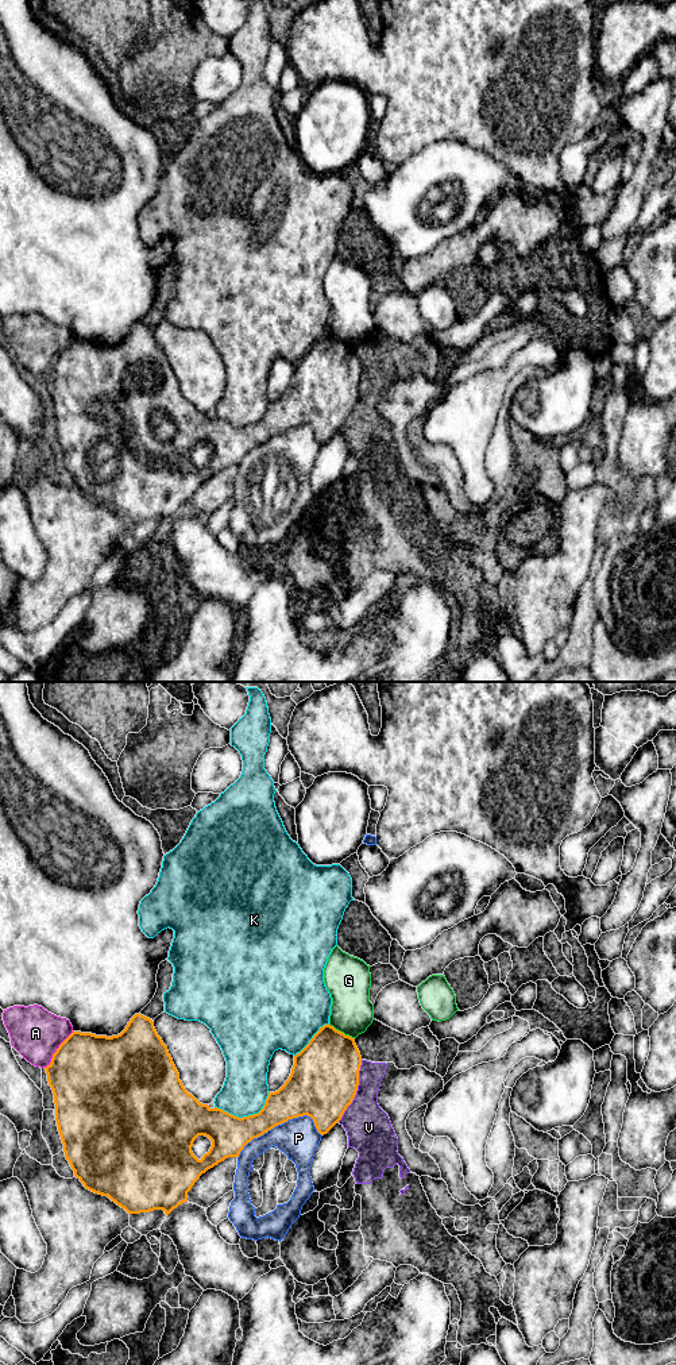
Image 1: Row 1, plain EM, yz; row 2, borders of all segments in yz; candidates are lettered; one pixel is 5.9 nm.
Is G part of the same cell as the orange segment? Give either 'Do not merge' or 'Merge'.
Do not merge

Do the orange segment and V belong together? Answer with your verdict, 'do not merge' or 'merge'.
do not merge

